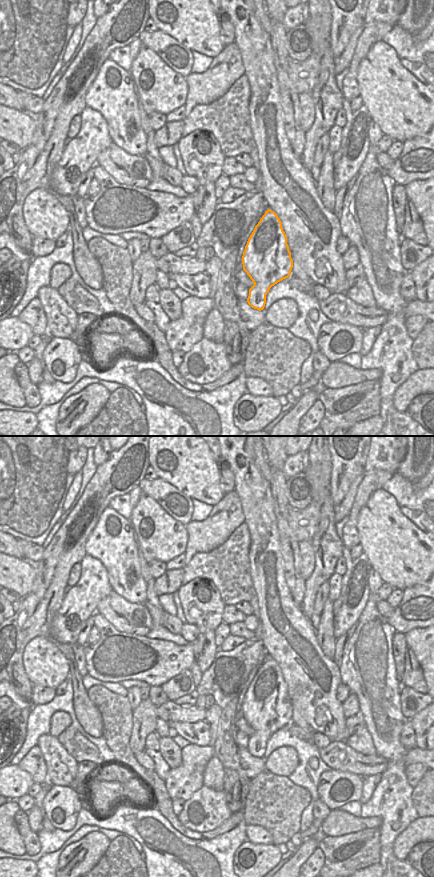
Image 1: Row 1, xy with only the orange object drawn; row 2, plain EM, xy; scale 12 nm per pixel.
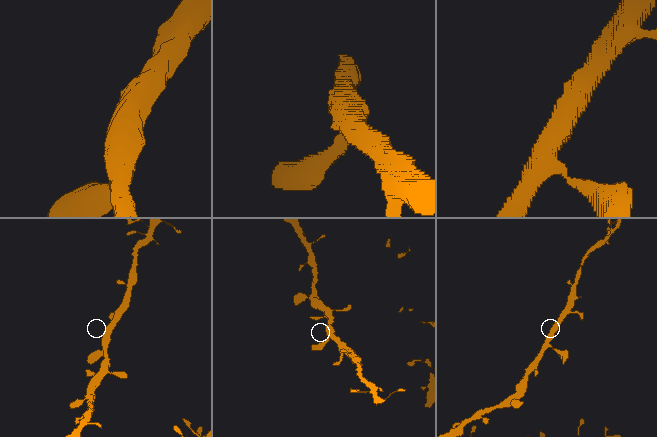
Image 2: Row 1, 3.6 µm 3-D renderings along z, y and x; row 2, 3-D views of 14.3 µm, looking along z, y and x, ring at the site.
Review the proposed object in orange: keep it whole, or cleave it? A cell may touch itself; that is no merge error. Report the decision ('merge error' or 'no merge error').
no merge error

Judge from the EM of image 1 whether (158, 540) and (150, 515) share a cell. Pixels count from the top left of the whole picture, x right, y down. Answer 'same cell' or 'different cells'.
same cell

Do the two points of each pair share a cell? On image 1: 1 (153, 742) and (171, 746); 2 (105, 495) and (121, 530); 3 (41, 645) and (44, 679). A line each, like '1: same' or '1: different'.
1: different
2: different
3: same

